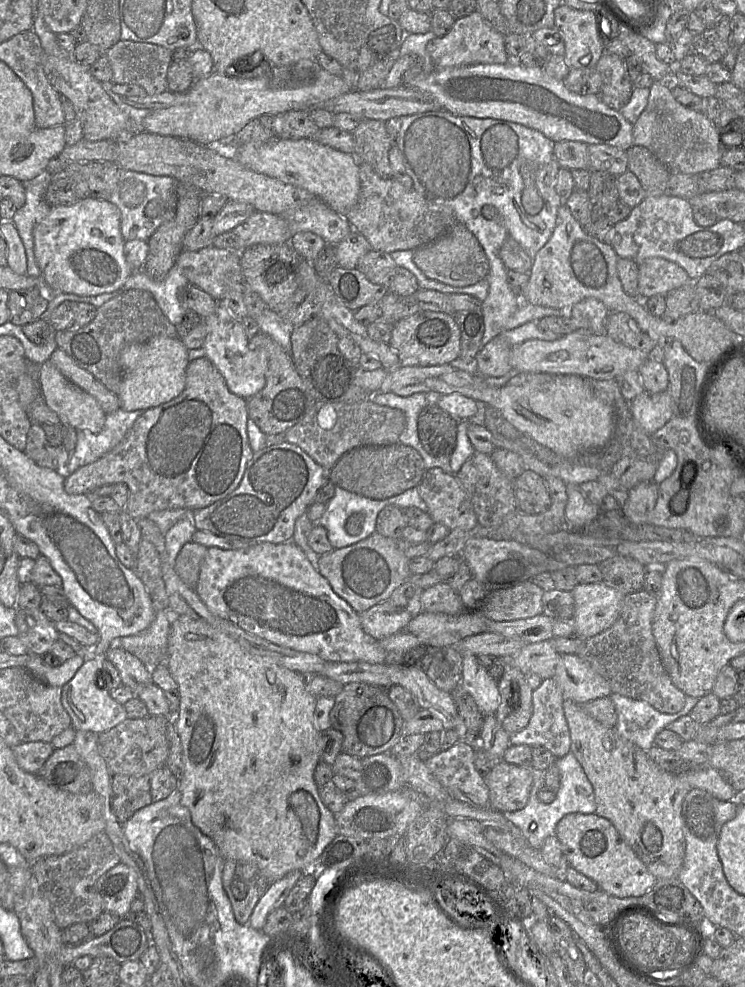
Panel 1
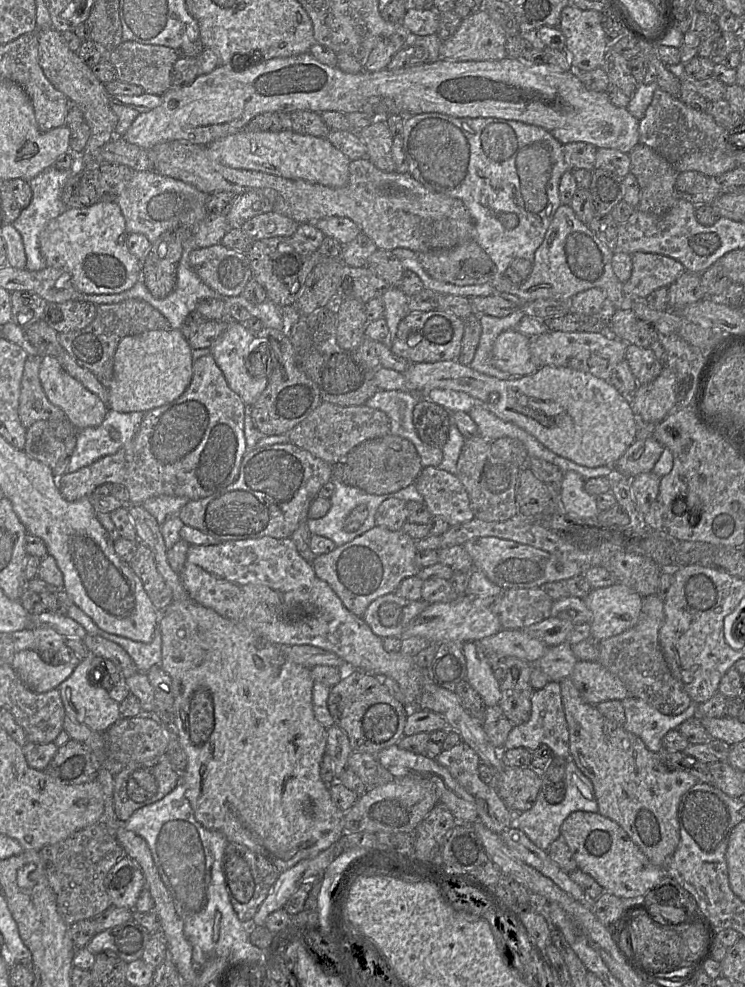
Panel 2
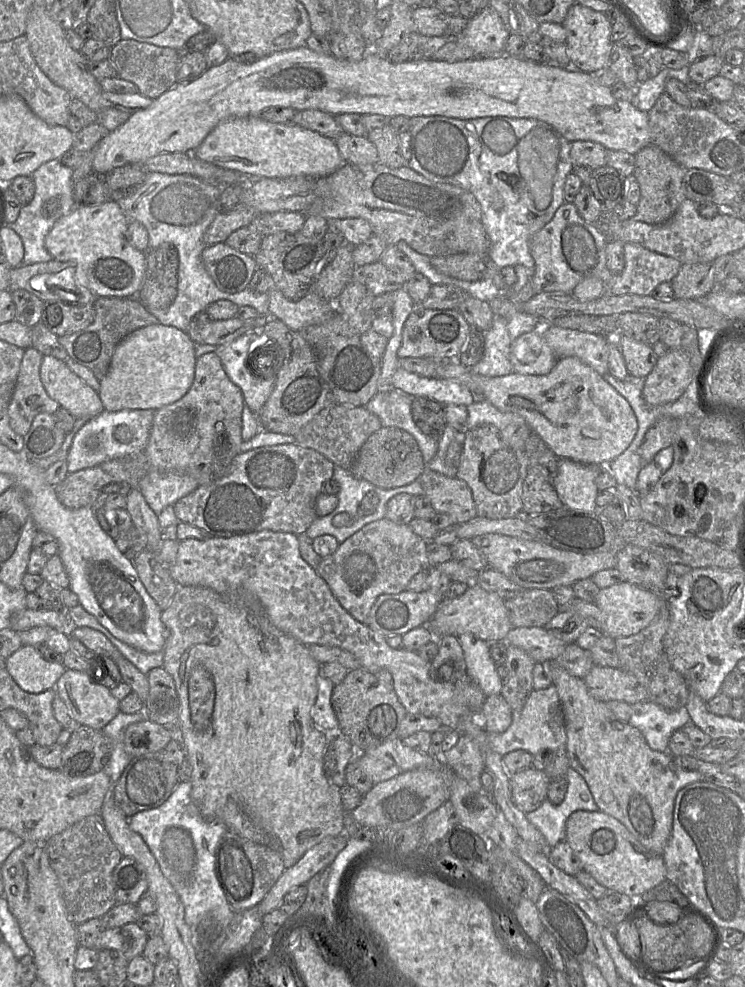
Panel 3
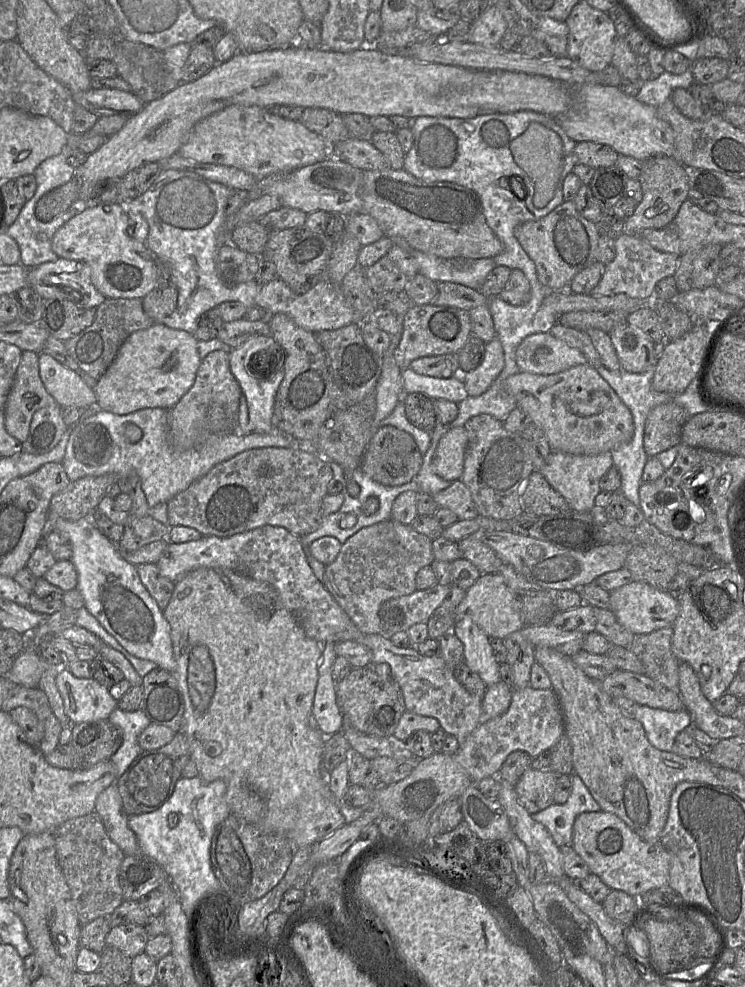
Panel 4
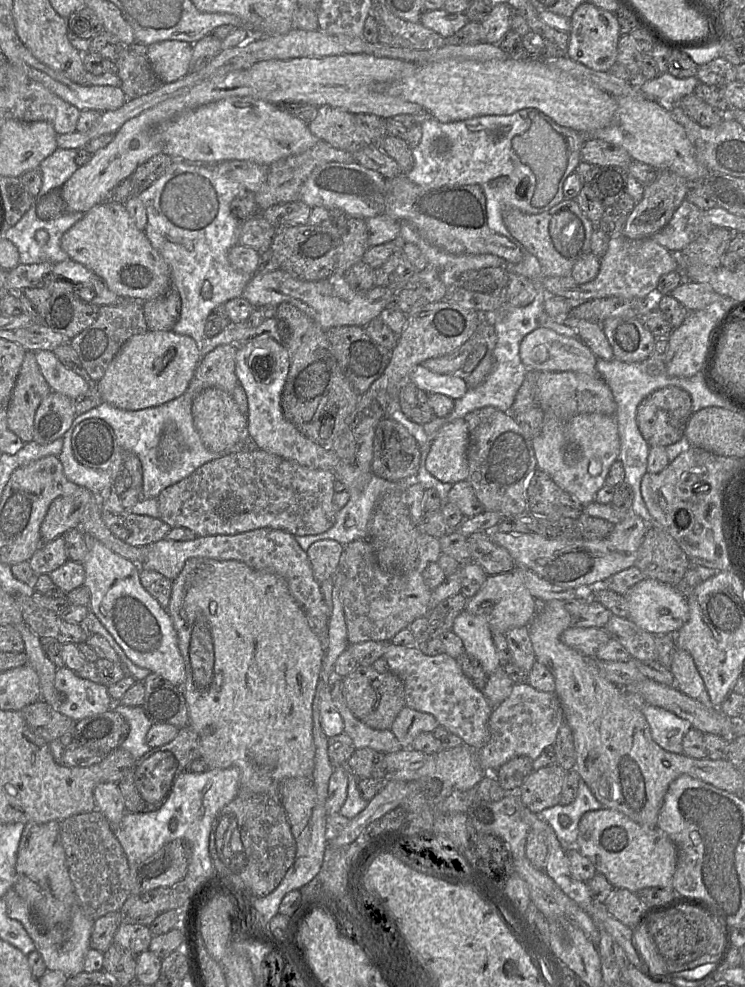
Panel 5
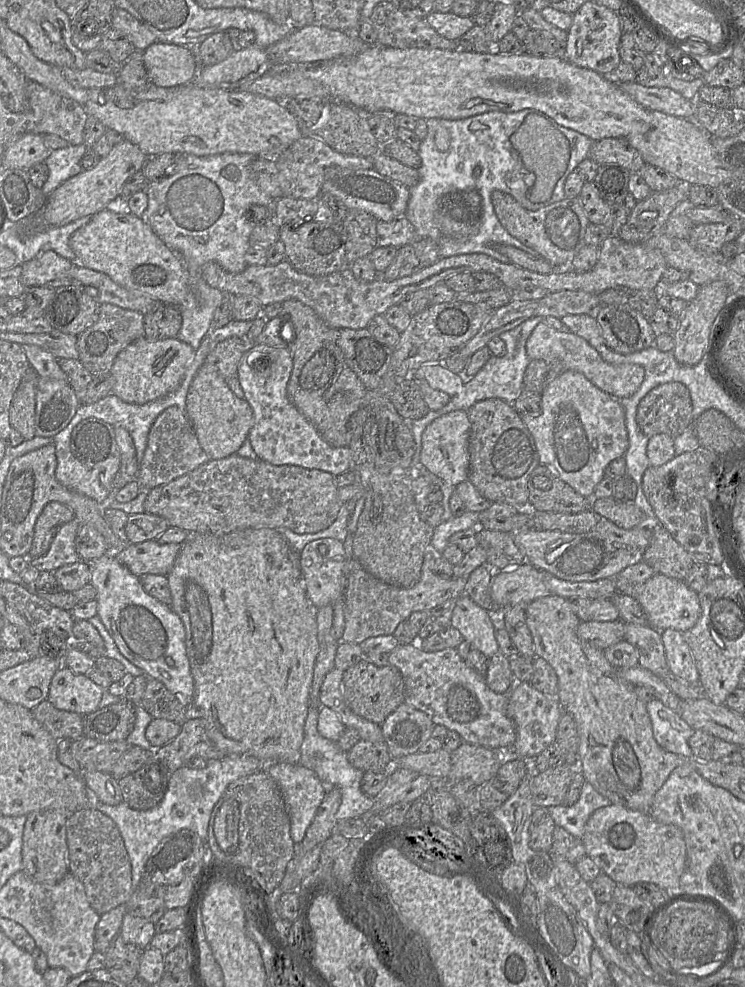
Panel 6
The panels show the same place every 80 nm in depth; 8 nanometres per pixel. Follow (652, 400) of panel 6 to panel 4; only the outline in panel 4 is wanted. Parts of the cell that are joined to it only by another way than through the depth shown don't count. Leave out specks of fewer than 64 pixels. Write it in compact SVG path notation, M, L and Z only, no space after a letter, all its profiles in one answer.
M674 402L655 406L649 412L644 428L644 449L648 457L679 445L687 420L684 408Z

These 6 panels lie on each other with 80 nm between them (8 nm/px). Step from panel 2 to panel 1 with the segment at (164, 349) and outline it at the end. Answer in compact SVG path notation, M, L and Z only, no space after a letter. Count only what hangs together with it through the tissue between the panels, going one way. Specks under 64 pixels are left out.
M157 336L144 343L127 345L120 353L122 382L117 395L120 409L145 411L174 399L185 388L189 363L188 349L181 338Z

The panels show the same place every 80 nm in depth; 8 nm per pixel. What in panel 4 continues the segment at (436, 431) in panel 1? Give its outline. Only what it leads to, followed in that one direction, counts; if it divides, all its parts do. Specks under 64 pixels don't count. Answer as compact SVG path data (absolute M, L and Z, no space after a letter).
M405 393L402 402L409 422L431 434L439 424L433 400L421 393Z

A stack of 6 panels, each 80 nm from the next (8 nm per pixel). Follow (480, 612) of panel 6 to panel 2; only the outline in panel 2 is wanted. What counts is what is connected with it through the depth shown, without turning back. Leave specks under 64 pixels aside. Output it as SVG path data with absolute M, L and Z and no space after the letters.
M468 641L462 644L462 651L467 664L466 680L479 693L486 707L499 705L500 684L487 661L484 648L479 641Z

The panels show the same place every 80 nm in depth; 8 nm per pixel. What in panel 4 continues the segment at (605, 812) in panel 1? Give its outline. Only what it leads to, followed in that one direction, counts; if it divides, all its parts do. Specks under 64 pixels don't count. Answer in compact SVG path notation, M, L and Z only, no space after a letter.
M535 647L534 652L536 662L548 673L552 689L559 699L565 734L572 745L574 773L581 777L601 811L618 816L642 839L657 840L667 822L672 793L679 783L702 782L720 787L720 779L705 758L686 758L655 748L647 739L642 724L635 718L625 716L613 703L613 698L602 690L599 681L588 677L570 656L547 647Z

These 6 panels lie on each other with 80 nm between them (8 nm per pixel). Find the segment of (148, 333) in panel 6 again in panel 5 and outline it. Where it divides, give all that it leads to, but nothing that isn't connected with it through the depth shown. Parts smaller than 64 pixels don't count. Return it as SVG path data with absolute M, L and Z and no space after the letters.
M172 285L162 296L143 302L144 317L149 331L170 331L180 317L181 299Z

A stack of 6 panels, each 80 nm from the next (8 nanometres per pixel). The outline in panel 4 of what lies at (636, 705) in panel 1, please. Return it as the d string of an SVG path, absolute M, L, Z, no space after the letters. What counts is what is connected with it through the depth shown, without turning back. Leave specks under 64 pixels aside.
M639 705L634 718L642 724L649 742L666 752L672 752L676 736L693 725L686 709L671 712Z

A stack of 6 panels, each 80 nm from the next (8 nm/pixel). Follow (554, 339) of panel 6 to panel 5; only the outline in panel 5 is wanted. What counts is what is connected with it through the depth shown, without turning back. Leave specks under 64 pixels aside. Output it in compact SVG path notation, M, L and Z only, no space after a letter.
M540 326L522 340L519 355L527 370L541 372L579 372L599 377L596 369L597 357L579 339L560 335L555 331Z

